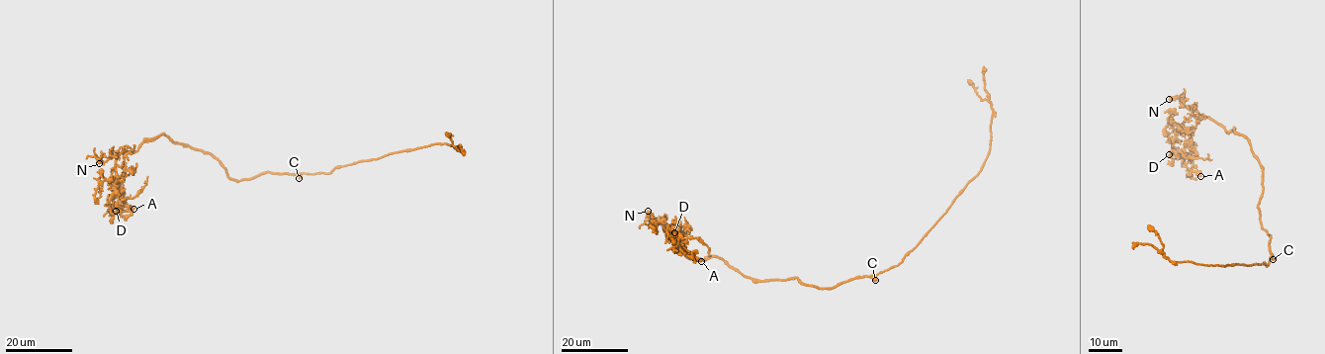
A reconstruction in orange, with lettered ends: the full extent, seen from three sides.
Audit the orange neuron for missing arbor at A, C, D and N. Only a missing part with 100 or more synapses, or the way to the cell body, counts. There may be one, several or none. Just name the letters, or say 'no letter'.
C

